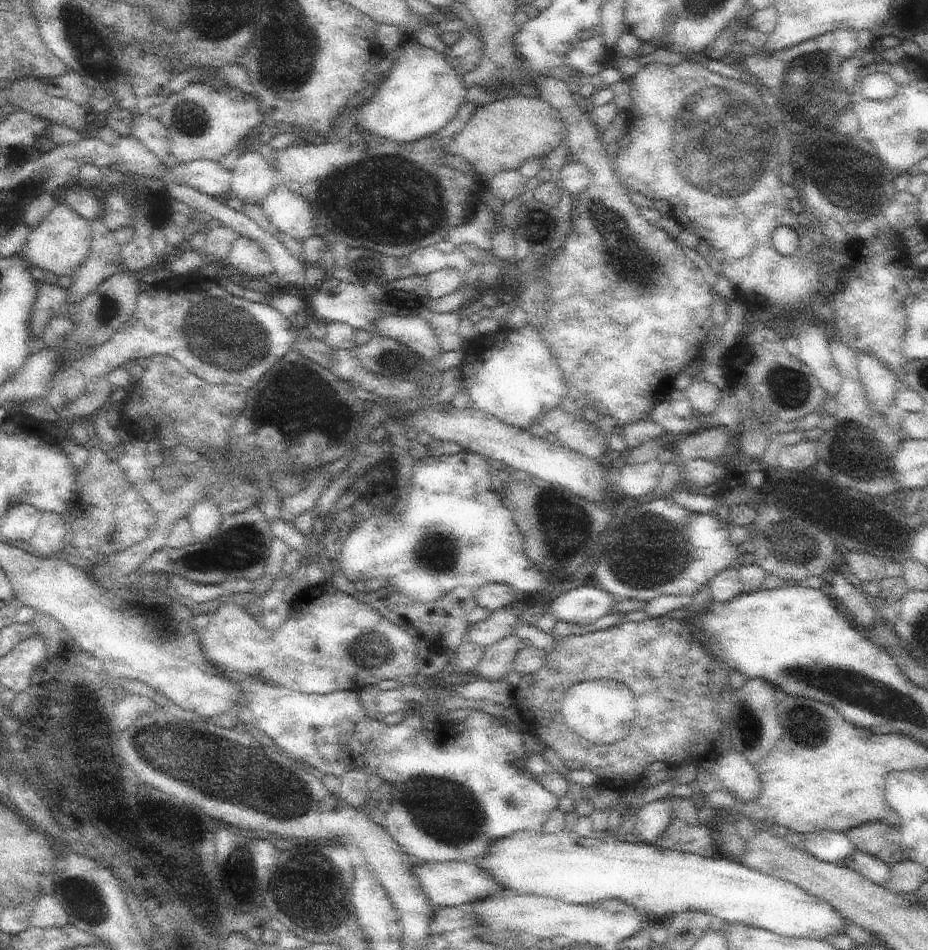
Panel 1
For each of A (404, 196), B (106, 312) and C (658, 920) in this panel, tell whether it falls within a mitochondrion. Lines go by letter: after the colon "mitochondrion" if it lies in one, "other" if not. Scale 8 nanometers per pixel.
A: mitochondrion
B: mitochondrion
C: other

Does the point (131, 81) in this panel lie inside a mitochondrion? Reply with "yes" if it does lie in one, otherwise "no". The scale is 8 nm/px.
no

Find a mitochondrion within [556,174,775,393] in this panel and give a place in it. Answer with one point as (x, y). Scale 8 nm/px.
(637, 268)

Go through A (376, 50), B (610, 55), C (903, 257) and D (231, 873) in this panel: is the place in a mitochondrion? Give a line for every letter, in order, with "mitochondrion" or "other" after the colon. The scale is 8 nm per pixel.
A: other
B: other
C: other
D: other

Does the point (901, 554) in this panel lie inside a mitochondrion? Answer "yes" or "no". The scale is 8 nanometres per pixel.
no

